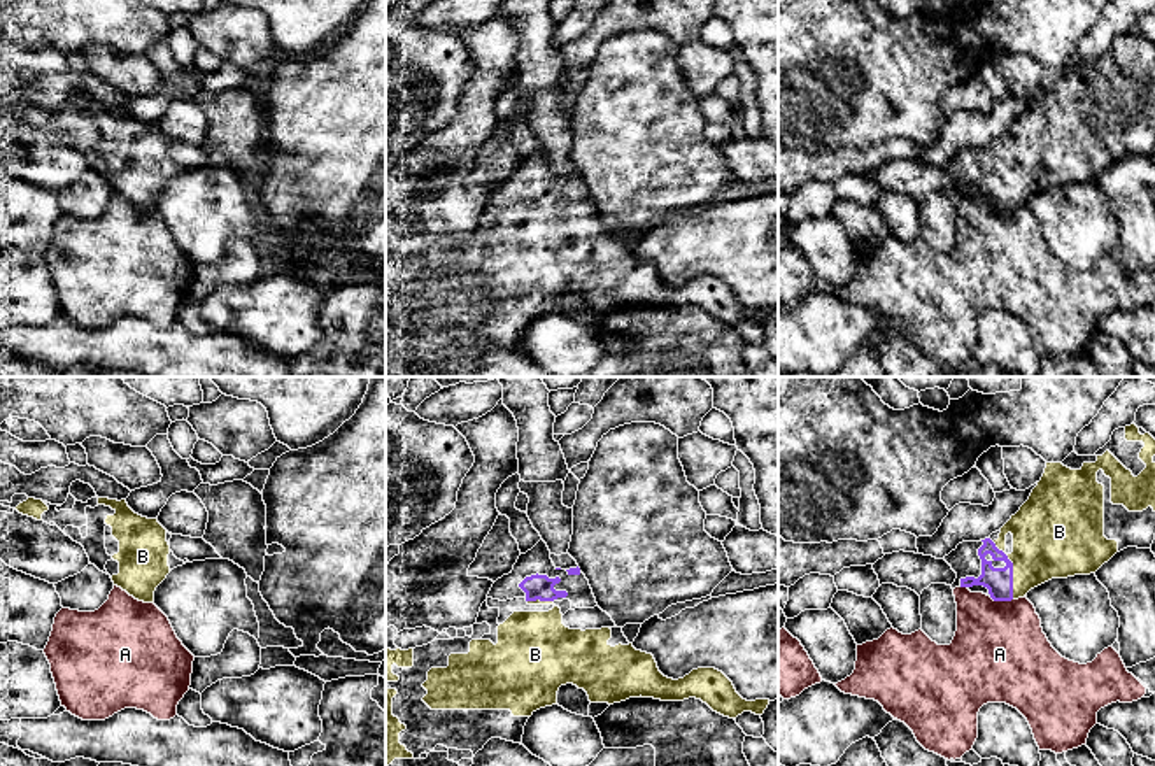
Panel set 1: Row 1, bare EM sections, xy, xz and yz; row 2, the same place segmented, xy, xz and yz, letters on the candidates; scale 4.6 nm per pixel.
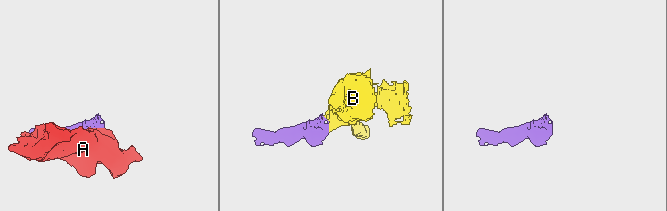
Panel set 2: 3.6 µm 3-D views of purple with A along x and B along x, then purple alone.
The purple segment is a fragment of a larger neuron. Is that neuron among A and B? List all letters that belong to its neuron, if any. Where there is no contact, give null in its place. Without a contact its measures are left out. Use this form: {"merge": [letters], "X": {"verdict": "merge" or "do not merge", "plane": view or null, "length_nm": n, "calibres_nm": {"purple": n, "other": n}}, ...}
{"merge": ["B"], "A": {"verdict": "do not merge", "plane": "yz", "length_nm": 110, "calibres_nm": {"purple": 130, "other": 440}}, "B": {"verdict": "merge", "plane": "yz", "length_nm": 280, "calibres_nm": {"purple": 130, "other": 380}}}

